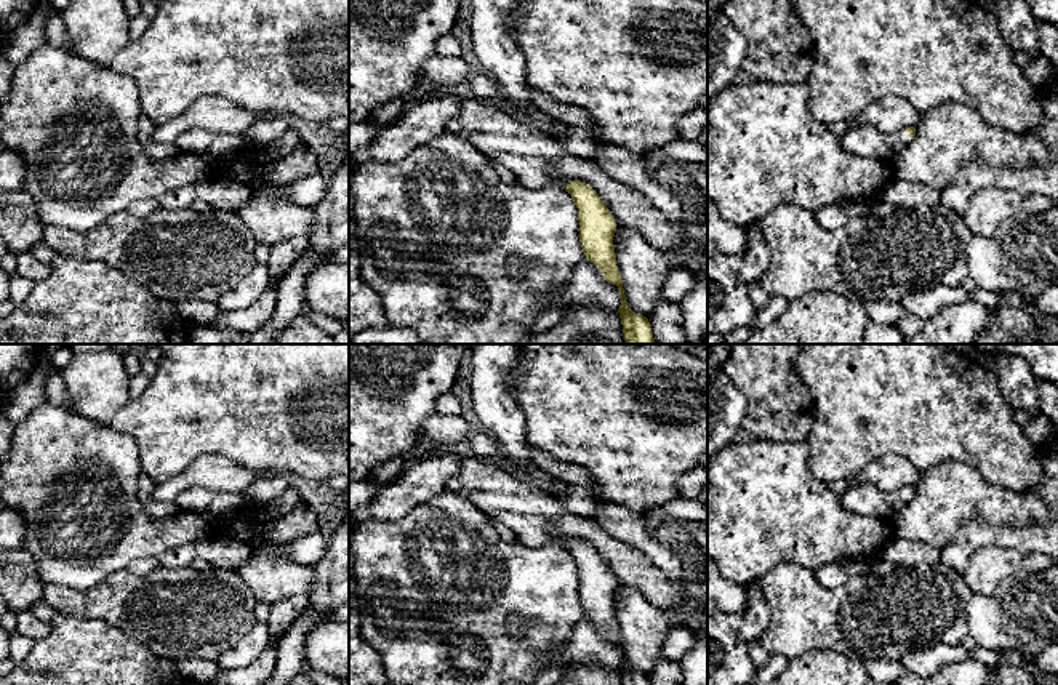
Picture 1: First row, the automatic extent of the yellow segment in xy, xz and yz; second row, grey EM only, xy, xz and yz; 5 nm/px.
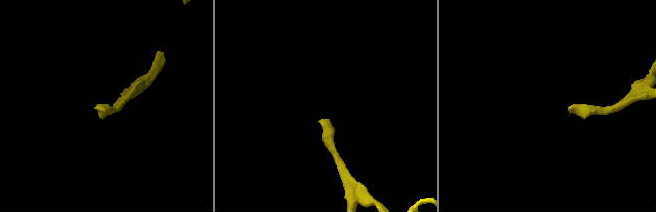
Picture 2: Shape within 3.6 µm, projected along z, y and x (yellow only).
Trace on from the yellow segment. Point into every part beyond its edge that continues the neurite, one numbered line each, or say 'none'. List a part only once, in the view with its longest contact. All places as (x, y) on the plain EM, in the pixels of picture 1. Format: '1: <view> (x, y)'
1: yz (900, 496)

